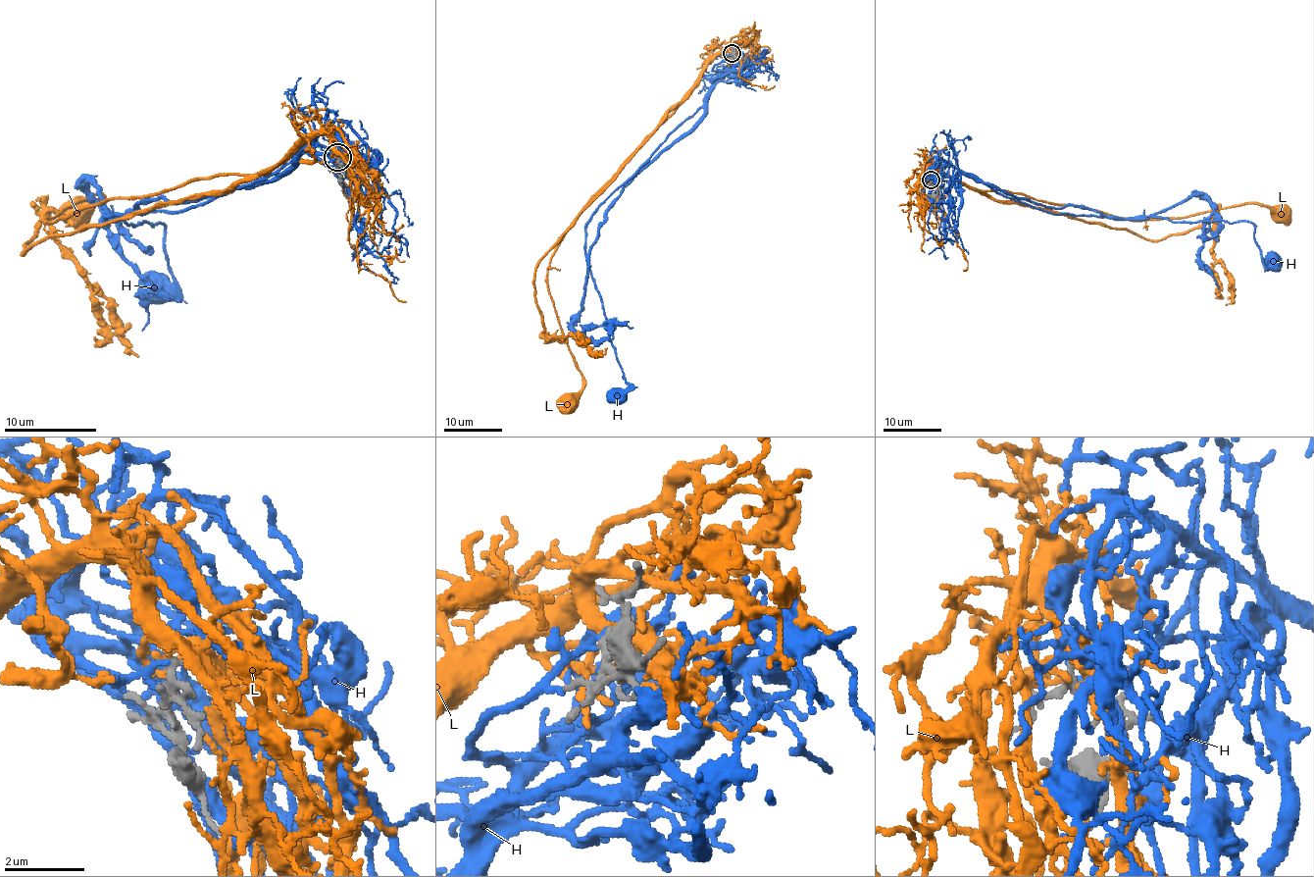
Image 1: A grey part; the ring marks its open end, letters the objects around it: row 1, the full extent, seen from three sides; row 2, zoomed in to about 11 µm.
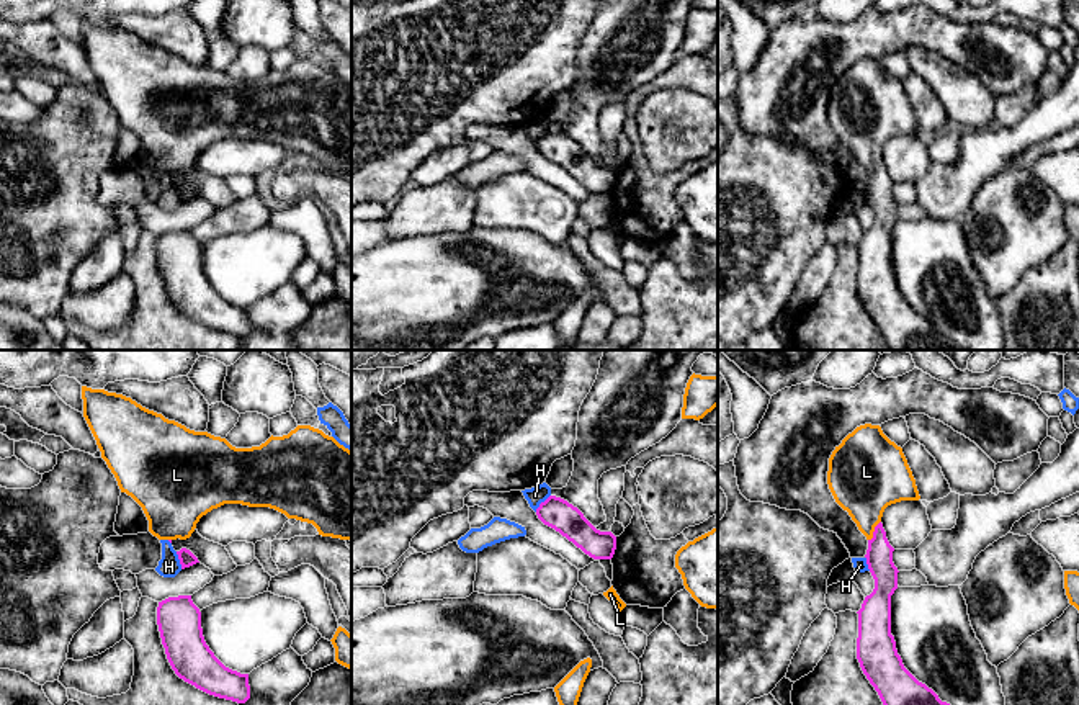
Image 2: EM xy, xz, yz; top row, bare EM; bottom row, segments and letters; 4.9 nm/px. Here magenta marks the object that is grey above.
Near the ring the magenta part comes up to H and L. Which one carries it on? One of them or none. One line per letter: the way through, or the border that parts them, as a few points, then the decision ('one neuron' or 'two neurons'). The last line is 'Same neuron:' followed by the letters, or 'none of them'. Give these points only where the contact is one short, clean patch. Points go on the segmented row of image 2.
H: two neurons
L: way yz (878, 555), (875, 530), (867, 516), (864, 481); one neuron
Same neuron: L

